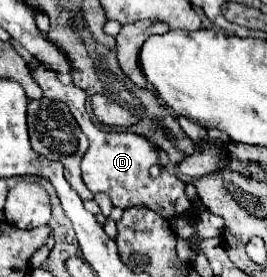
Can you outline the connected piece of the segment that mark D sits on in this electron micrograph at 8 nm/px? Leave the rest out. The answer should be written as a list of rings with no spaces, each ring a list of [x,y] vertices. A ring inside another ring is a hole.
[[[38,65],[30,73],[32,73],[32,79],[42,87],[44,97],[48,97],[52,101],[66,103],[70,113],[74,115],[76,123],[80,125],[80,129],[88,135],[90,149],[86,151],[86,155],[82,159],[82,179],[94,195],[96,193],[108,193],[110,199],[112,199],[112,205],[120,207],[120,209],[128,209],[128,207],[134,207],[134,205],[148,205],[152,211],[156,211],[164,219],[174,219],[174,217],[180,217],[180,215],[196,219],[194,217],[196,209],[184,193],[186,183],[178,175],[166,171],[164,167],[160,167],[158,177],[150,175],[150,167],[160,165],[160,159],[158,159],[158,149],[152,143],[148,143],[146,137],[136,135],[136,133],[124,133],[124,131],[118,133],[118,131],[98,129],[86,113],[86,107],[84,107],[86,93],[80,91],[80,87],[60,83],[56,73],[46,69],[44,65]]]

